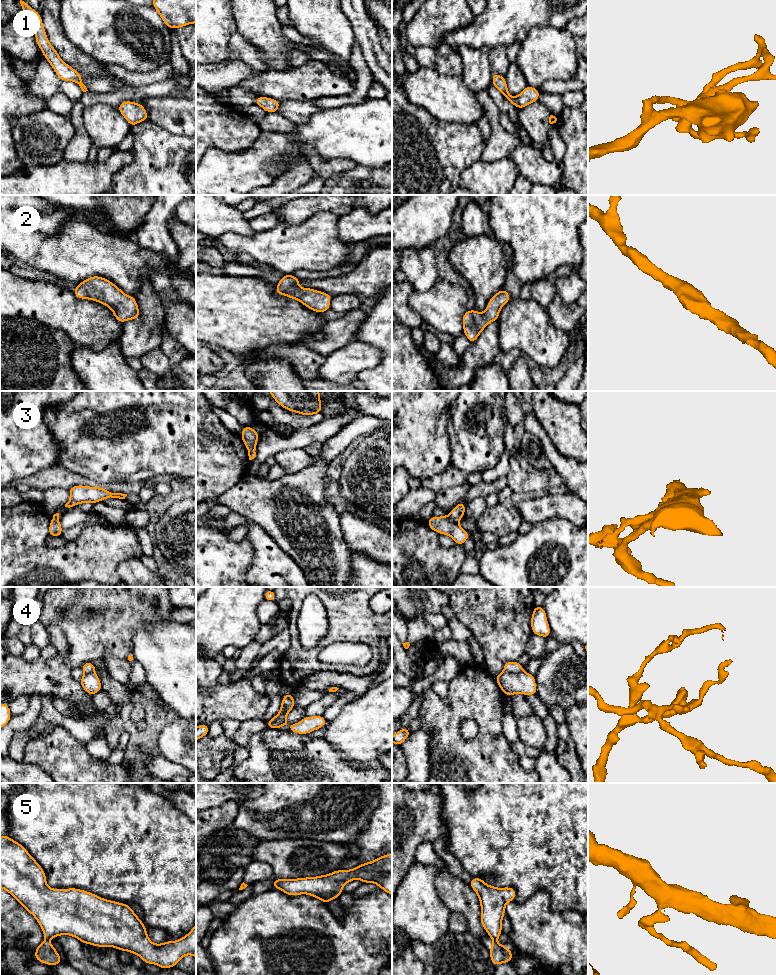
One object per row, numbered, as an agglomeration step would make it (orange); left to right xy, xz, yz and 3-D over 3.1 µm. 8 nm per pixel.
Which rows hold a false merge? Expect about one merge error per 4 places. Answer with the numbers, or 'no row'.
3, 4, 5

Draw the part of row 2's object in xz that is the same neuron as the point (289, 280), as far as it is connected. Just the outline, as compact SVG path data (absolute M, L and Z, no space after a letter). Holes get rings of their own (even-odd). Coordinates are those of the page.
M293 274L284 275L276 284L276 294L298 300L314 312L324 313L330 309L332 296L312 288L302 288L298 285L301 279Z

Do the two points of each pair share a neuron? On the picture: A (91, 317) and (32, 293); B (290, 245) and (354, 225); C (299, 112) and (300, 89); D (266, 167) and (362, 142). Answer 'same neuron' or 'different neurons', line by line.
A: same neuron
B: different neurons
C: different neurons
D: same neuron

